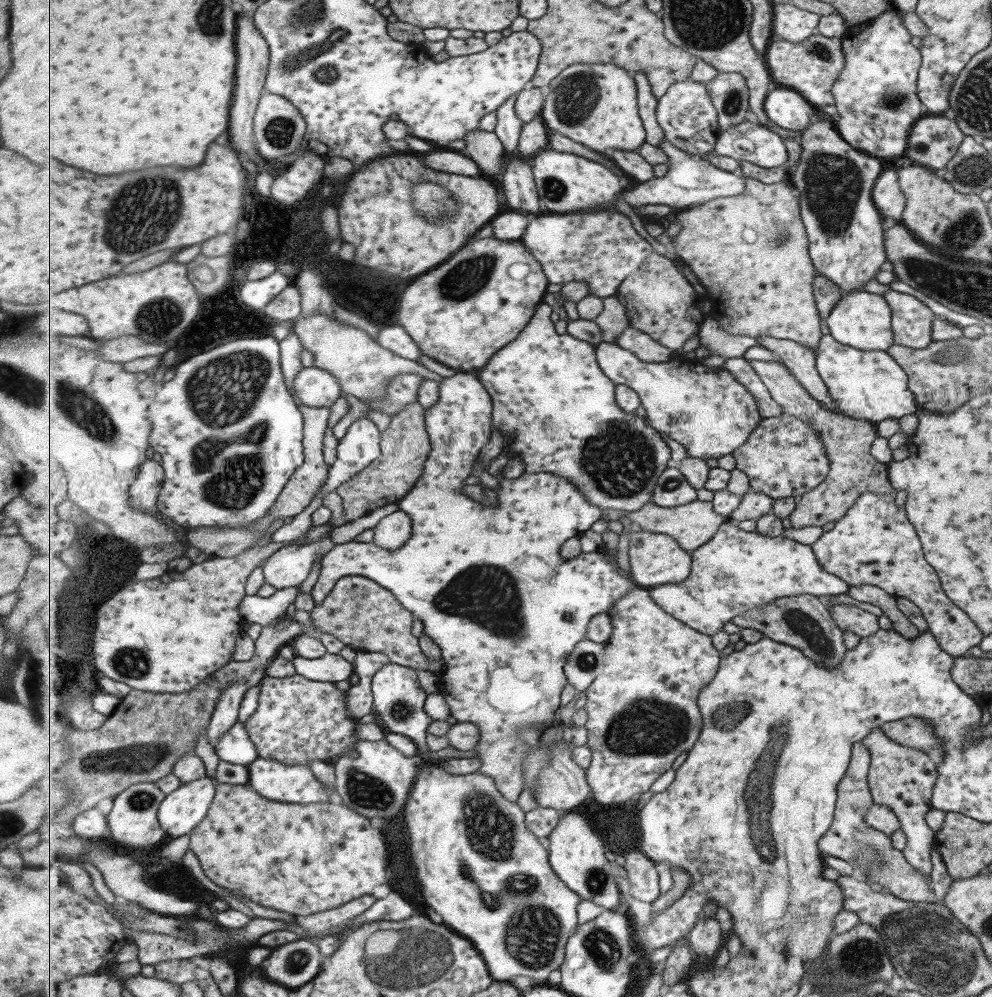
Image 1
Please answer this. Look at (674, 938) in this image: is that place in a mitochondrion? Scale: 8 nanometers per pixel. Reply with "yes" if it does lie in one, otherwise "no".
no

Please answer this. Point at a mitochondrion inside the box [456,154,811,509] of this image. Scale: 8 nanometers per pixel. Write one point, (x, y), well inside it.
(620, 469)

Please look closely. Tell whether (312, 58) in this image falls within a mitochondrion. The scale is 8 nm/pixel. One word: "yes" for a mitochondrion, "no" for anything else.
yes

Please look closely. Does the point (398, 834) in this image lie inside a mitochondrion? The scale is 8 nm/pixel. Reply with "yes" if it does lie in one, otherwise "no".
yes

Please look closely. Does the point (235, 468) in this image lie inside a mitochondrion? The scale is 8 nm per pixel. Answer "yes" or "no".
yes

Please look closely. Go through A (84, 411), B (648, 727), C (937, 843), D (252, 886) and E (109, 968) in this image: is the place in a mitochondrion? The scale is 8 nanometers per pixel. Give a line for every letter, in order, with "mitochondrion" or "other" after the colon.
A: mitochondrion
B: mitochondrion
C: other
D: other
E: other

